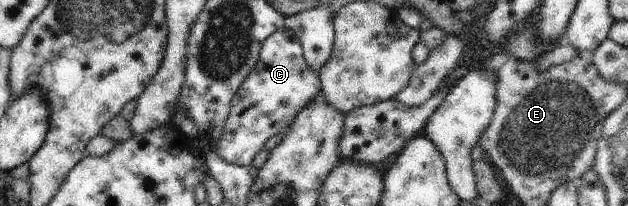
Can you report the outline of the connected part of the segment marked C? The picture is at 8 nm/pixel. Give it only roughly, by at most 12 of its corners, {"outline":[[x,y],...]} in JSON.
{"outline":[[294,30],[262,44],[215,152],[250,166],[321,91]]}

